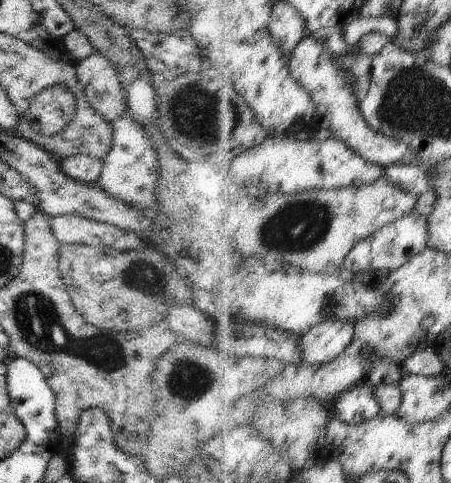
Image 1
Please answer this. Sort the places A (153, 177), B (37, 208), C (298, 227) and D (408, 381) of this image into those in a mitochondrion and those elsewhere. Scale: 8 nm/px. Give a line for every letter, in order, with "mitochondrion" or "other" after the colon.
A: other
B: other
C: mitochondrion
D: other

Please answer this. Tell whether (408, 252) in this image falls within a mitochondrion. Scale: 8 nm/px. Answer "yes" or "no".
no

